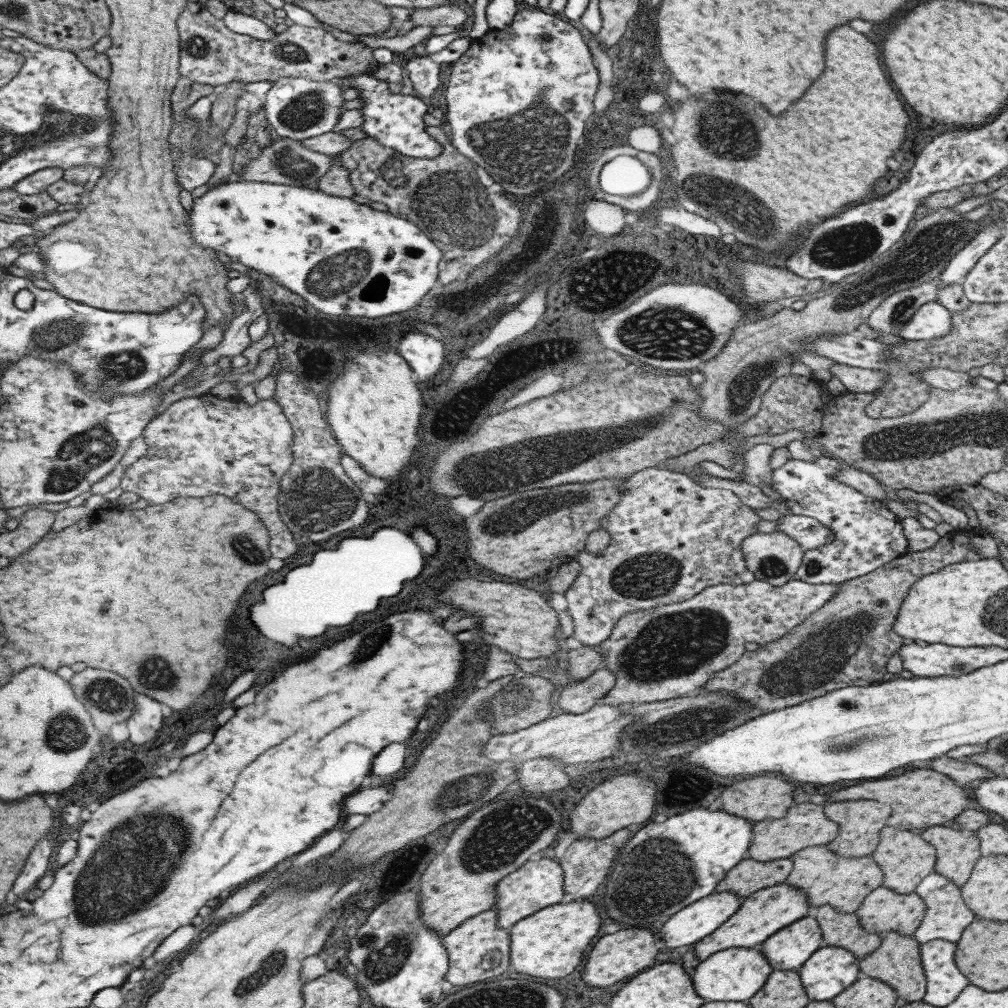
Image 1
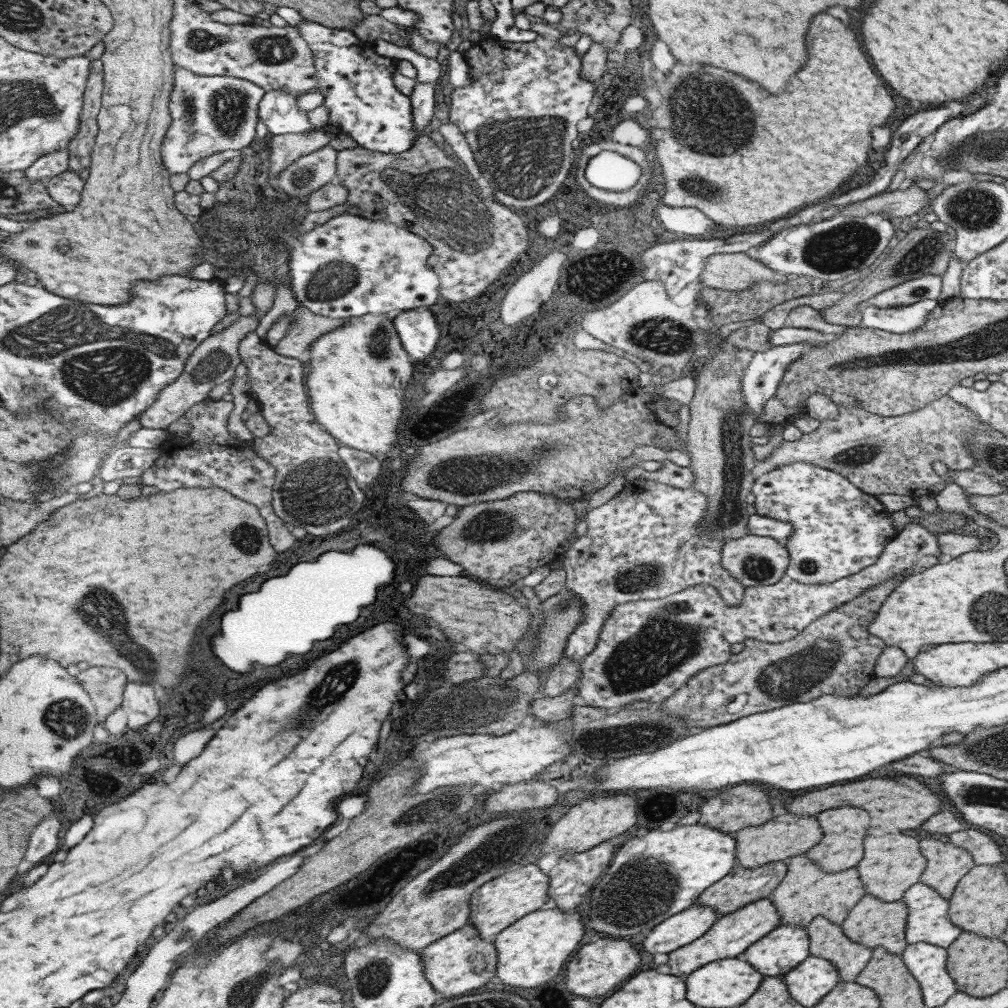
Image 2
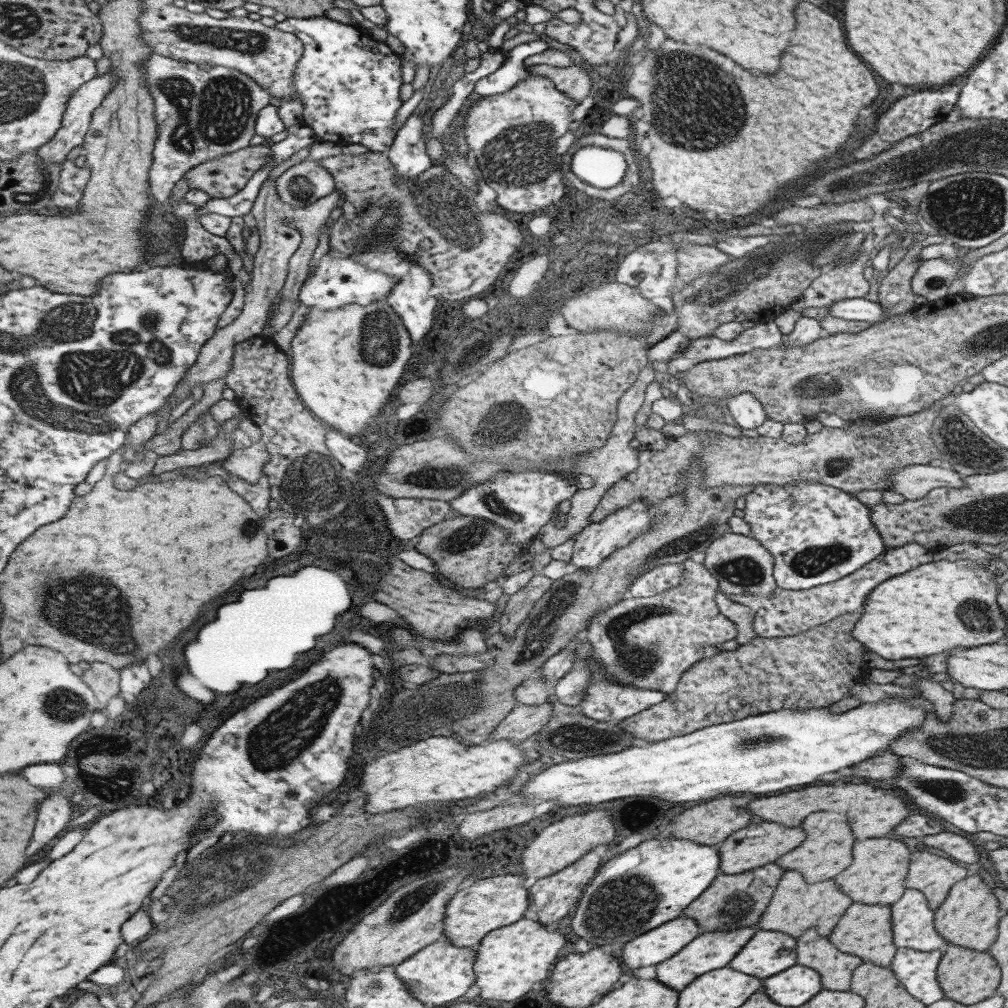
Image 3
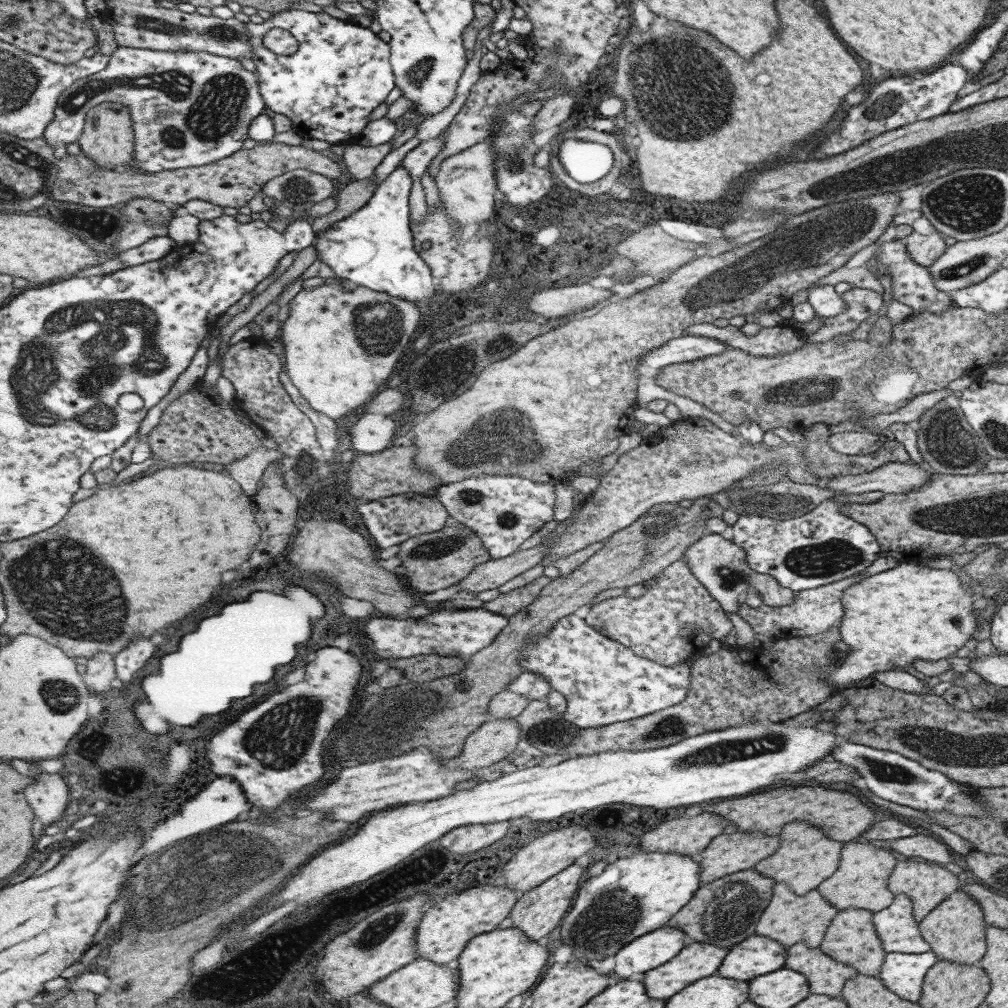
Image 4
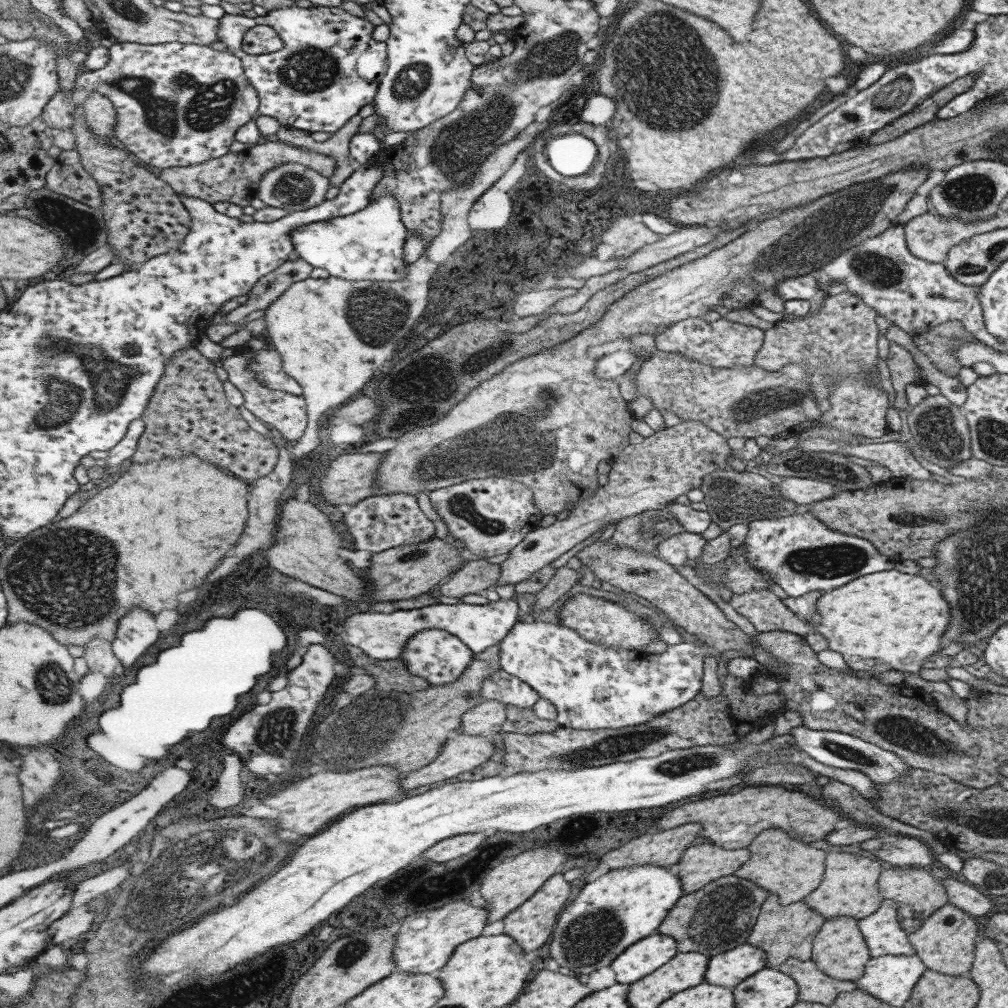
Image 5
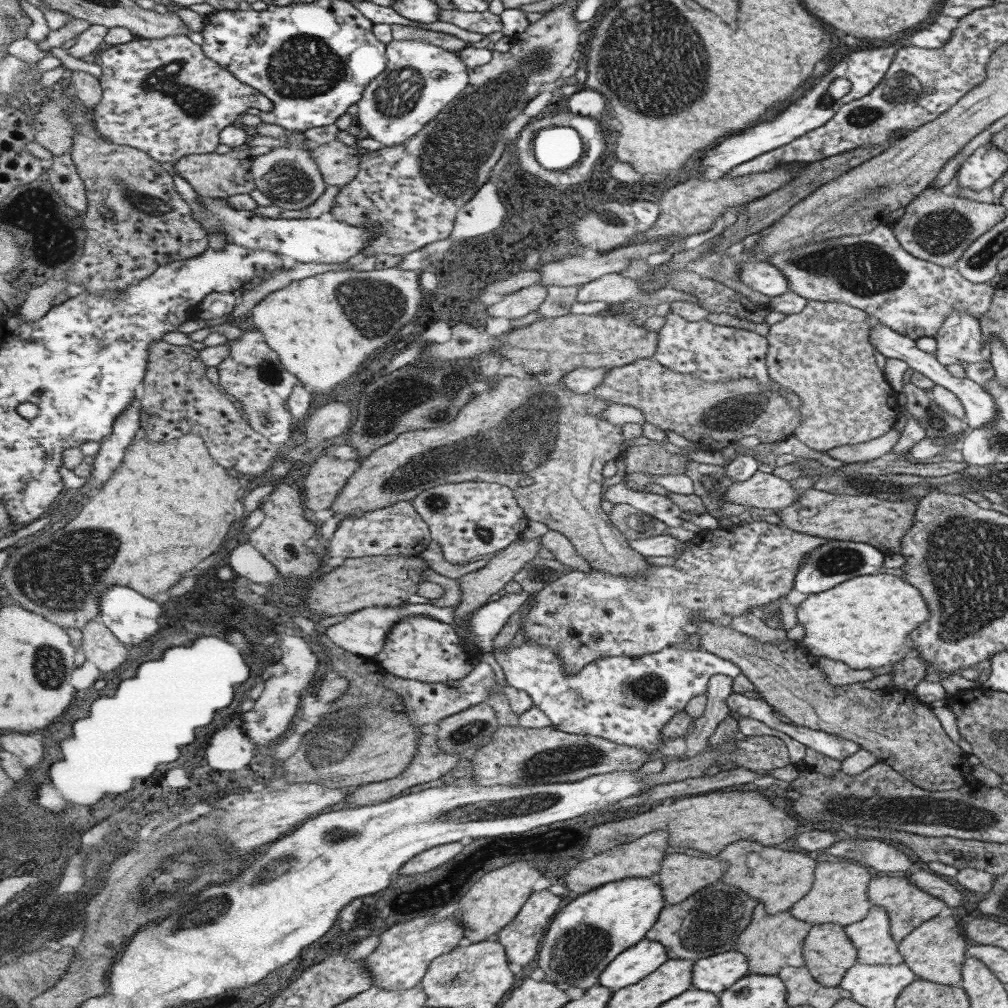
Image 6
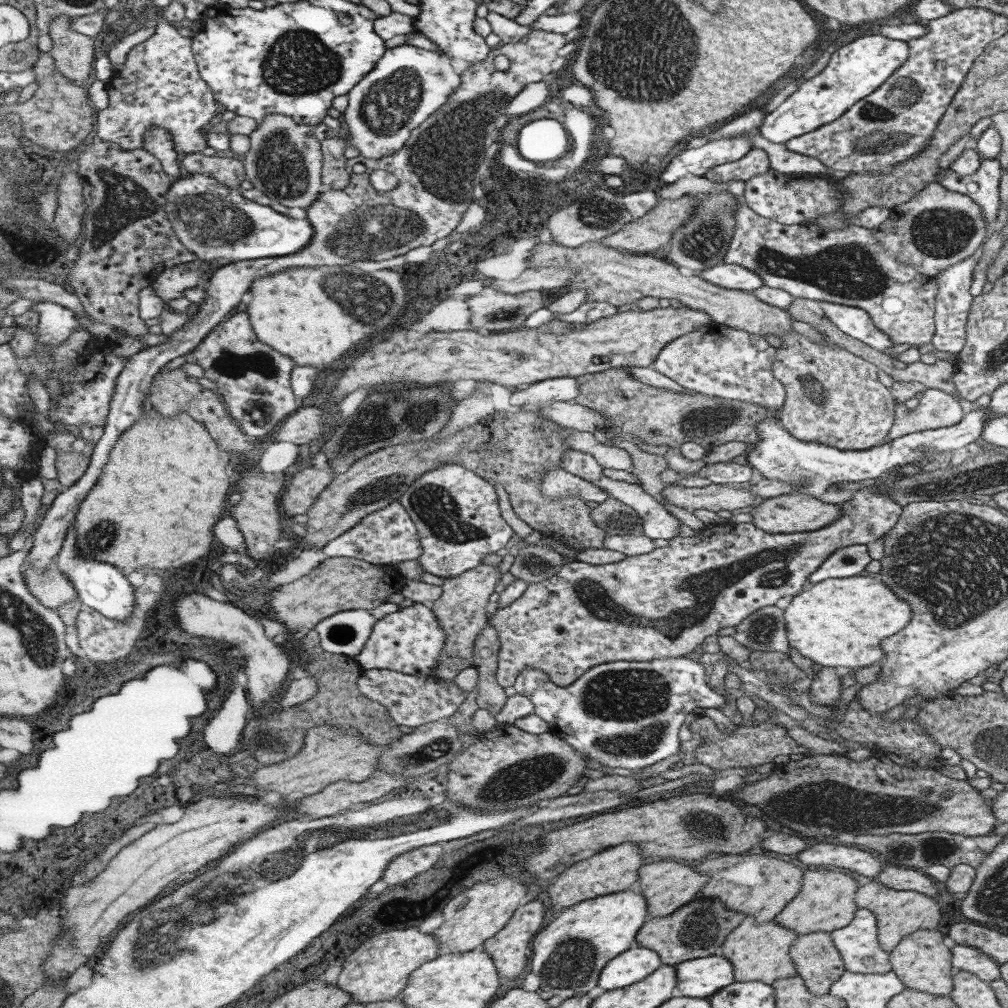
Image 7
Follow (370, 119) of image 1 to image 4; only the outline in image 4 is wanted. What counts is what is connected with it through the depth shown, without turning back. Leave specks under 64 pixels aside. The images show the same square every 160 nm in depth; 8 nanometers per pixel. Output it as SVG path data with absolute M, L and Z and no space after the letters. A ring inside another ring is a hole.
M289 9L274 13L262 23L246 23L250 34L250 45L254 47L255 73L259 87L270 113L281 114L292 121L292 130L300 135L332 144L354 143L361 138L363 130L371 124L369 115L377 106L385 102L393 88L397 88L394 67L391 64L391 45L379 38L369 27L363 27L351 19L339 20L327 13L307 12ZM271 29L285 29L294 34L299 41L299 50L291 56L274 56L267 52L263 39Z

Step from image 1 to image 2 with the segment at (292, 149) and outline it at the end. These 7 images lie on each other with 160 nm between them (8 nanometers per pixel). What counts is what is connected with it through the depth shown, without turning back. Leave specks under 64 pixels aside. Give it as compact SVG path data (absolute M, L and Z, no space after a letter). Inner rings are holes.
M330 145L307 154L291 163L278 178L278 186L288 196L311 196L335 181L338 174L338 151Z

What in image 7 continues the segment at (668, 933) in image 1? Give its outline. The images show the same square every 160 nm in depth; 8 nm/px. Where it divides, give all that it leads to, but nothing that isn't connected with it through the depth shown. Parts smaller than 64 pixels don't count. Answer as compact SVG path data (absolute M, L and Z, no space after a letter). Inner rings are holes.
M633 946L610 961L602 970L598 987L605 991L625 989L645 980L662 965L655 950Z

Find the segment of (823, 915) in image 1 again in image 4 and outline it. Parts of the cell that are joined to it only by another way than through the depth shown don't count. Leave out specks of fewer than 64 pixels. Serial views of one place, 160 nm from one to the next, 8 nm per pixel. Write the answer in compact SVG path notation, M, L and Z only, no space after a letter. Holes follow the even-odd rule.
M801 940L786 951L783 967L803 974L807 979L810 994L839 997L845 981L856 975L855 969L823 954L819 947L807 946Z

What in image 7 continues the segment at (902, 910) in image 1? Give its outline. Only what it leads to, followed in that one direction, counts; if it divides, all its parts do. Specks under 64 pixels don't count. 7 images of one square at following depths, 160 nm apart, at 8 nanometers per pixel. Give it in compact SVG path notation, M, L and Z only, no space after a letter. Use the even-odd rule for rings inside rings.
M825 930L797 935L788 950L806 989L813 996L828 992L830 986L845 972L843 961Z

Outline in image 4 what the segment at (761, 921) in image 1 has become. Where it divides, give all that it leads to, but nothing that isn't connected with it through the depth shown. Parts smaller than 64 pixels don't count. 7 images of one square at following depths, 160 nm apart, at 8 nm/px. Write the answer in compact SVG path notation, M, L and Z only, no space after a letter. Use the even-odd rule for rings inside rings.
M693 941L685 948L682 948L681 952L677 953L665 964L644 973L642 981L646 983L647 994L657 1000L666 1000L669 997L673 997L675 993L681 992L683 988L692 982L713 975L721 964L727 950L729 948Z

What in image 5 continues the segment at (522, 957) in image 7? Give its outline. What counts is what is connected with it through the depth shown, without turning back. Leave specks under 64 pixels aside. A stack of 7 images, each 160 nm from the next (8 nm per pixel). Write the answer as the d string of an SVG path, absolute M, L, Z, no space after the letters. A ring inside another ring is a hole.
M555 874L551 877L542 889L526 901L525 905L519 906L512 914L508 914L504 920L503 932L518 939L518 943L526 952L535 952L541 946L547 944L547 940L551 938L553 930L558 924L559 917L565 910L566 906L570 904L575 893L577 892L577 885L573 882L566 882L561 874Z

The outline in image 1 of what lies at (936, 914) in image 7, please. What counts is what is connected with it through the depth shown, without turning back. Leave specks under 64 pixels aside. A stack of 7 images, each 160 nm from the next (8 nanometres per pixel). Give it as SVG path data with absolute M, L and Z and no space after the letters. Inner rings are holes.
M942 825L926 827L920 837L935 848L934 872L960 887L980 857L979 839L972 831Z

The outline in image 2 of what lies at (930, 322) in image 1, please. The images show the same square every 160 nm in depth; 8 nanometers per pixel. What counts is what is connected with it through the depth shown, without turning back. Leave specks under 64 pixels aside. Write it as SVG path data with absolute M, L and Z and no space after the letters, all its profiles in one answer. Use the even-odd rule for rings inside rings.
M923 299L915 304L896 307L868 306L862 310L859 326L903 334L922 327L928 312L937 304L935 299Z

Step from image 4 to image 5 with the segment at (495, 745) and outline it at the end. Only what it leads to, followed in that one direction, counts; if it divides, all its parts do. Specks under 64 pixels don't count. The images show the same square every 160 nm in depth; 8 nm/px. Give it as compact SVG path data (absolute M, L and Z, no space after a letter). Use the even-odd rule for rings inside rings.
M455 734L447 738L444 747L437 755L437 758L431 764L420 768L418 771L413 771L403 776L402 788L411 790L411 788L426 789L429 784L447 780L447 778L455 778L459 774L463 774L466 770L473 770L477 766L481 766L483 762L487 762L493 756L493 742L491 738L485 736L469 736Z

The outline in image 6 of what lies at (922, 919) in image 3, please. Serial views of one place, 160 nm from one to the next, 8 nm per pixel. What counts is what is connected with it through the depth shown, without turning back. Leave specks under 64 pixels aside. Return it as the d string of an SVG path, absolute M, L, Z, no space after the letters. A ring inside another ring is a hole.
M871 905L865 916L843 927L856 950L859 964L896 964L902 962L898 945L890 937L887 913L882 906Z

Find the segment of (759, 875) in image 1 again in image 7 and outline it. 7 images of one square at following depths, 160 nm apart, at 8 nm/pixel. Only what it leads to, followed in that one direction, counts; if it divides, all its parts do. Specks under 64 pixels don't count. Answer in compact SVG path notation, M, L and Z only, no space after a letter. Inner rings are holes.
M693 898L686 905L675 909L663 917L652 917L638 932L639 947L650 947L655 950L663 965L678 965L694 958L708 957L720 952L723 941L745 917L745 914L727 910L727 907L714 898Z

